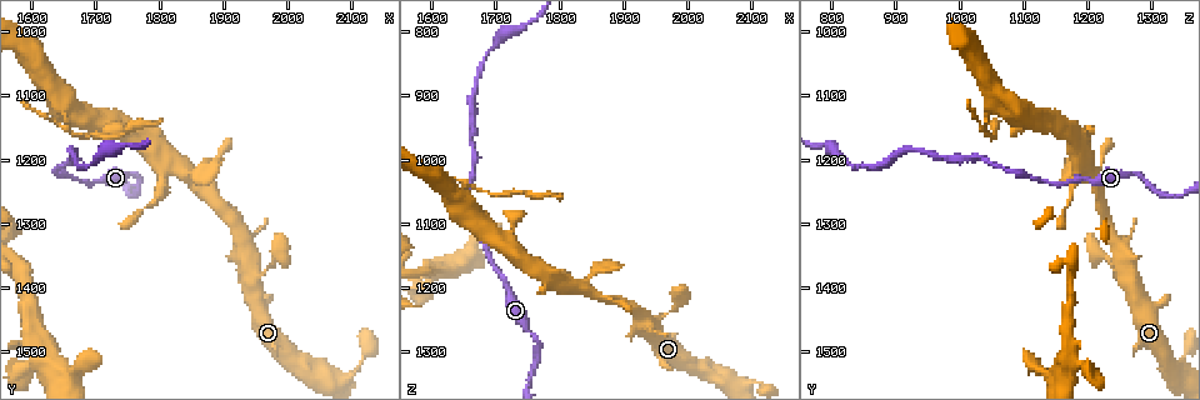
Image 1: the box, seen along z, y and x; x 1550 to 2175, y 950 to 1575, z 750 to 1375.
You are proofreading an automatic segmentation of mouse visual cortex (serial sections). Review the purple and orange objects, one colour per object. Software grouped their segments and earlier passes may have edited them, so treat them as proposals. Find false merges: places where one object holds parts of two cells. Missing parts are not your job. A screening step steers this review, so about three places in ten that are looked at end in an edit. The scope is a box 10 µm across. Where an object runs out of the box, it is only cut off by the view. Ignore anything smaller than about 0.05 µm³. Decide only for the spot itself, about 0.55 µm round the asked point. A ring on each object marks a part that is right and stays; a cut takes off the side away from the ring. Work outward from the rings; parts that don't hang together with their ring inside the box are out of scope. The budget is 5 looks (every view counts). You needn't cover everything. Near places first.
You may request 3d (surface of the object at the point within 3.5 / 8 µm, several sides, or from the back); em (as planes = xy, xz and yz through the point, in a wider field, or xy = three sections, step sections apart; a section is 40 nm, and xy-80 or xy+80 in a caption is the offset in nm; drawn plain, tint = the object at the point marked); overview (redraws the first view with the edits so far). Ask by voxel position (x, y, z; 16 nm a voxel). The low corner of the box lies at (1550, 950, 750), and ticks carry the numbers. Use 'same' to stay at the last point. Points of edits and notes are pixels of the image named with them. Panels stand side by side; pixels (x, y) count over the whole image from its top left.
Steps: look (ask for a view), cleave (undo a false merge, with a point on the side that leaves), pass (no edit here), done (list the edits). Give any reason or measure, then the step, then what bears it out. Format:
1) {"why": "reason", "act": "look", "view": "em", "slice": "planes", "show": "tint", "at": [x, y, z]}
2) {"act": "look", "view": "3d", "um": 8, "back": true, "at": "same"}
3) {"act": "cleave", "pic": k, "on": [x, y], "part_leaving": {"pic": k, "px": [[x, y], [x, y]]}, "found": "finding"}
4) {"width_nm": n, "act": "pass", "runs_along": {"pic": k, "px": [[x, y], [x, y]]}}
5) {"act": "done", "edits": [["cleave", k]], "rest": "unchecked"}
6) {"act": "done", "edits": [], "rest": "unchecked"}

{"act": "look", "view": "3d", "um": 3.5, "at": [1955, 1375, 1250]}

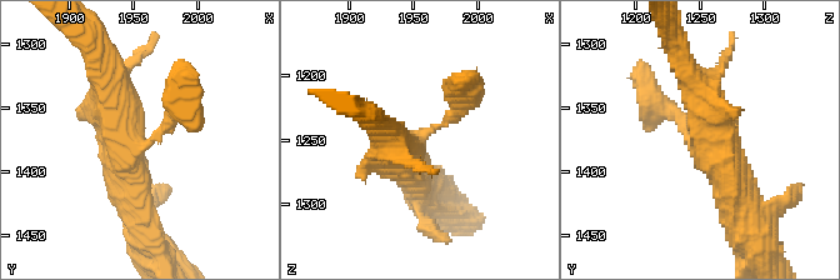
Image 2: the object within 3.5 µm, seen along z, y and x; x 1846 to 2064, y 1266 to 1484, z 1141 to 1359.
{"arms": 3, "arm_widths_nm": [150, 350, 450], "why": "need the tissue", "act": "look", "view": "em", "slice": "xy", "step": 2, "show": "tint", "at": [1952, 1378, 1250]}

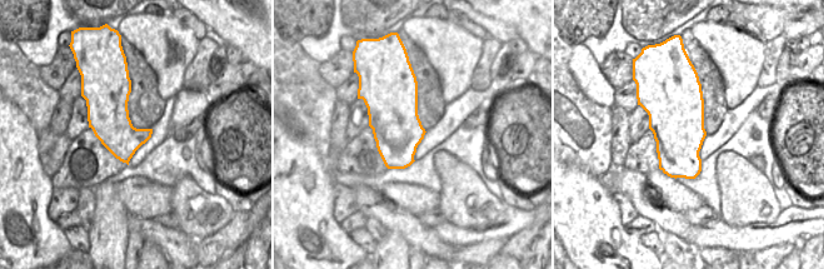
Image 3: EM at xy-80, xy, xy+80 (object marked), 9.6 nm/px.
{"act": "pass", "runs_along": {"pic": 2, "px": [[743, 208], [701, 89], [681, 63]]}, "found": "all the same cell"}

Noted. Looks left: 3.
{"why": "small branch off a trunk", "act": "look", "view": "3d", "um": 3.5, "at": [1655, 1120, 1050]}

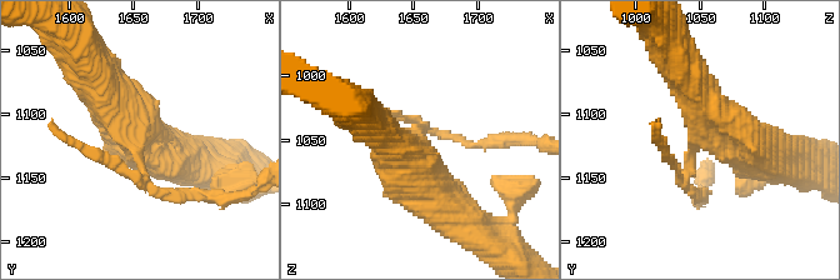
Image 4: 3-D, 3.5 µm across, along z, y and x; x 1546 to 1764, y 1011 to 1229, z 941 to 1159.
{"act": "look", "view": "em", "slice": "xy", "step": 1, "show": "tint", "at": [1654, 1120, 1054]}

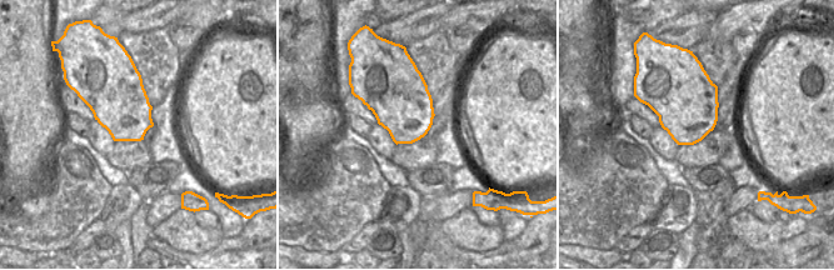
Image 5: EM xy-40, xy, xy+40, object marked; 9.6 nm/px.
{"width_nm": 550, "act": "cleave", "pic": 4, "on": [184, 195], "part_leaving": {"pic": 4, "px": [[145, 174], [164, 193], [218, 200], [256, 189]]}, "found": "two cells meet here"}

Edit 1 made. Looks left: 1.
{"act": "done", "edits": [["cleave", 4]], "rest": "unchecked"}

